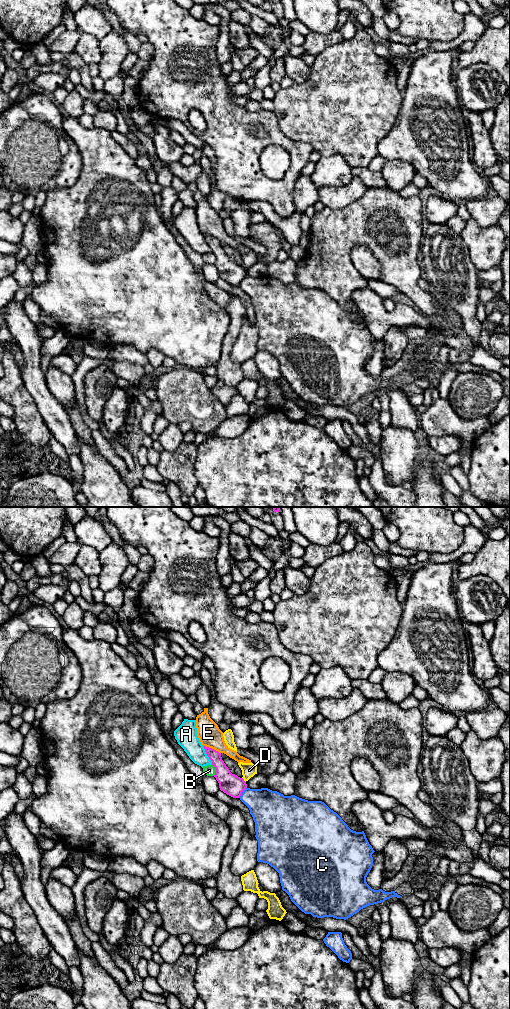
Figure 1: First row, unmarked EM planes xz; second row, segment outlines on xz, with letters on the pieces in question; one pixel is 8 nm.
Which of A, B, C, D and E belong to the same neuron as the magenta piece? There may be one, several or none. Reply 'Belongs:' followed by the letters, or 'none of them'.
Belongs: none of them

